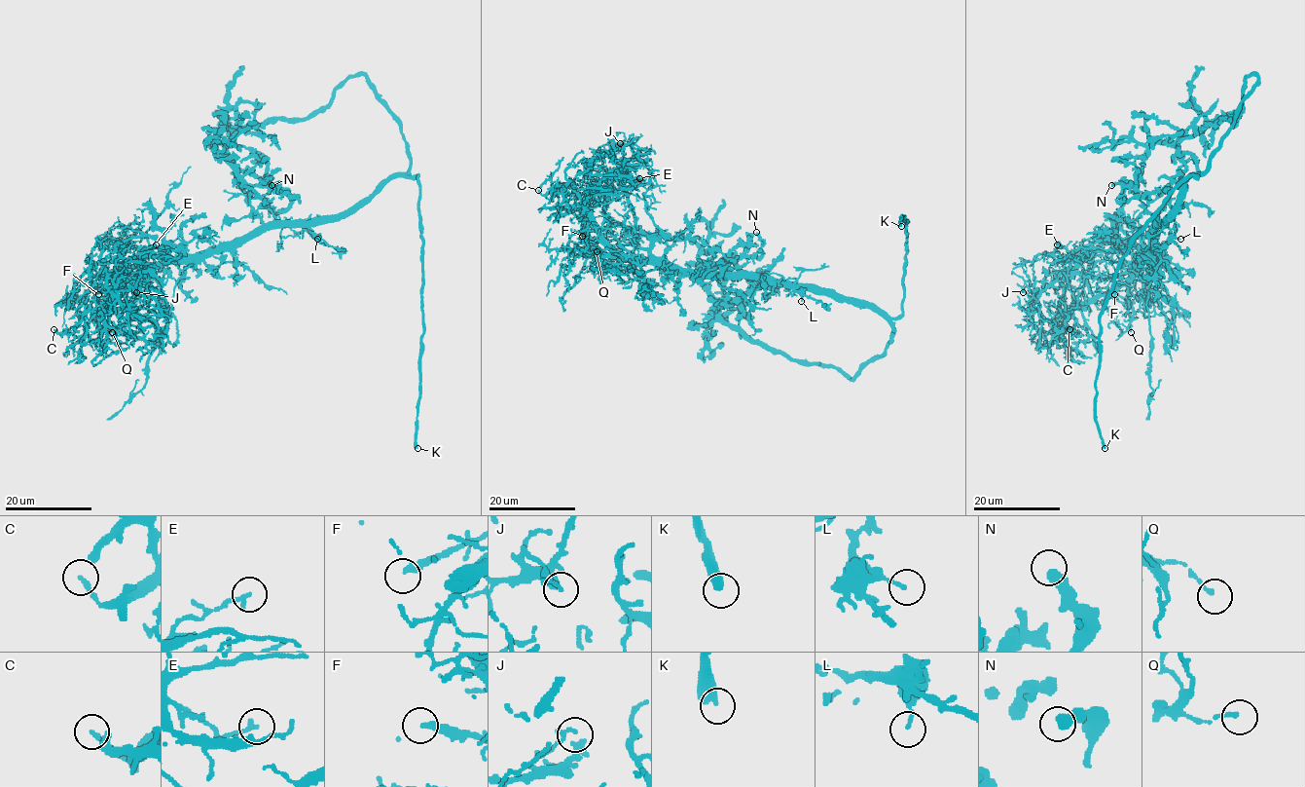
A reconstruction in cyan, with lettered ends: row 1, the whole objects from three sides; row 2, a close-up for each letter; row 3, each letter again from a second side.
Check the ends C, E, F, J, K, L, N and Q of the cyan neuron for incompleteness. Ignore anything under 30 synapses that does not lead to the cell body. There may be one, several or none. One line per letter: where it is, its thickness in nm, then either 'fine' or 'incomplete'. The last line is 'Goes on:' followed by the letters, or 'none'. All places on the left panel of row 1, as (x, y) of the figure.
C: (54, 329) | 160 nm | fine
E: (156, 244) | 200 nm | fine
F: (98, 294) | 280 nm | incomplete
J: (136, 292) | 180 nm | fine
K: (417, 448) | 480 nm | incomplete
L: (317, 239) | 150 nm | fine
N: (271, 185) | 440 nm | fine
Q: (112, 332) | 150 nm | fine
Goes on: F, K

